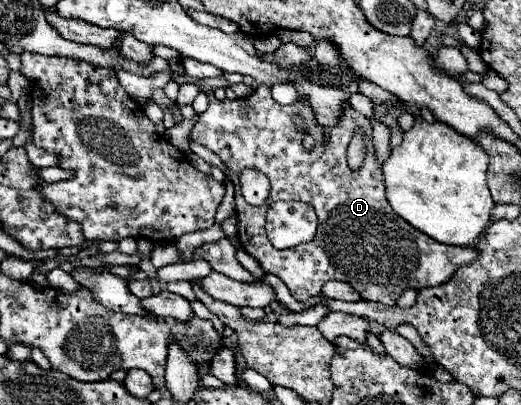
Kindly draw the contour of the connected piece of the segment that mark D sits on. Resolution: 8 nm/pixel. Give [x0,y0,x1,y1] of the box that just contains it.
[191,86,479,306]

